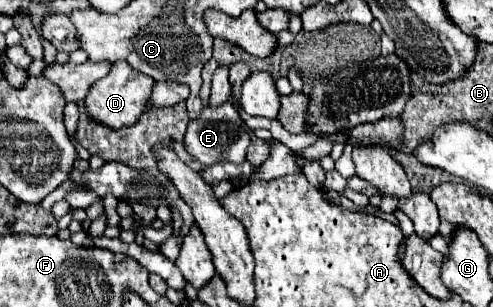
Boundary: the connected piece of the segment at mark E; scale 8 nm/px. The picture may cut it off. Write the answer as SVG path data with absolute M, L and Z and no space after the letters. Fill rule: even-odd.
M224 102L222 106L206 106L198 114L198 118L188 122L188 128L184 134L184 146L190 158L198 160L202 168L218 162L244 162L246 150L250 146L248 126L228 102Z

